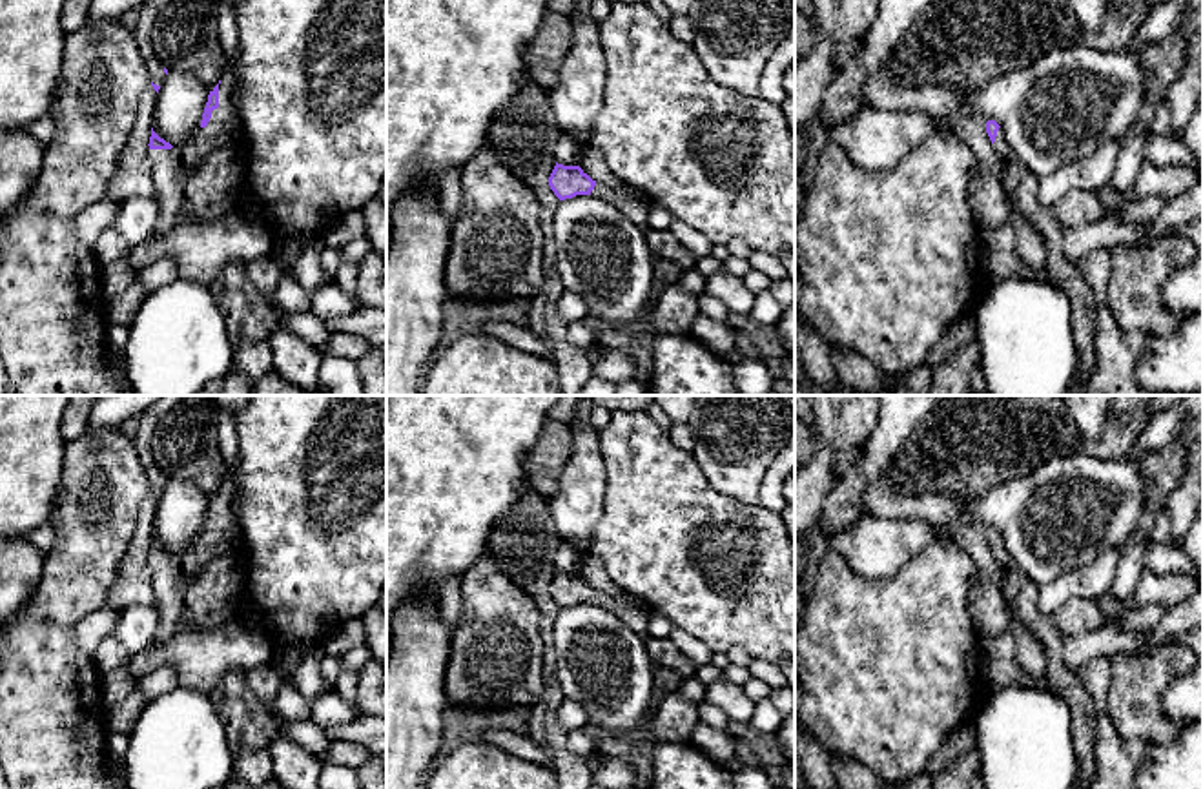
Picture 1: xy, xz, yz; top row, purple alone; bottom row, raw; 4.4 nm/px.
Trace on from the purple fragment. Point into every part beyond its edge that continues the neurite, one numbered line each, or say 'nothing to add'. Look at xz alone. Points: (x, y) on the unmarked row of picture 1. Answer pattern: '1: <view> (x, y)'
1: xz (633, 613)

